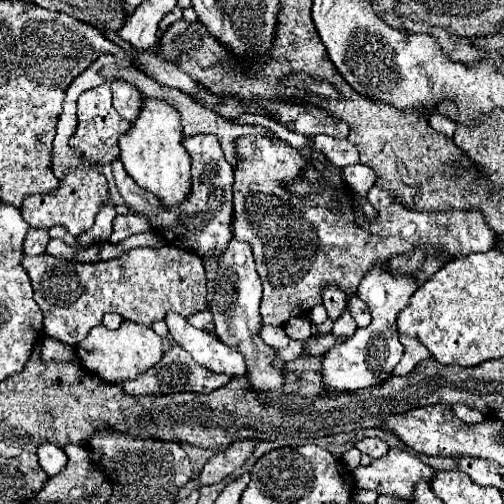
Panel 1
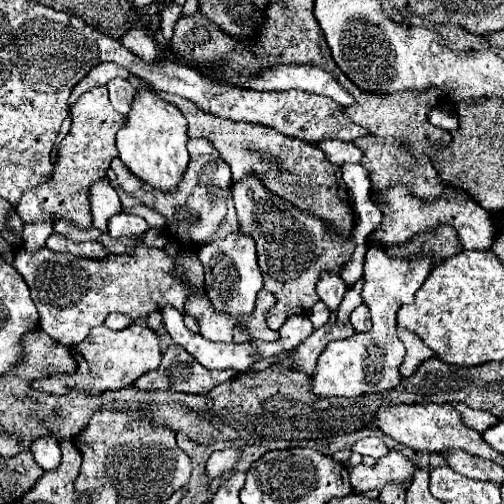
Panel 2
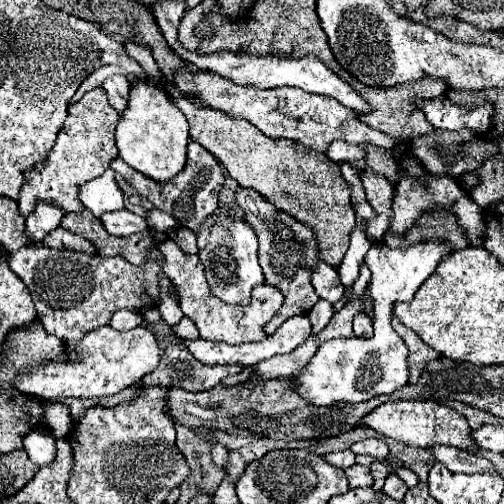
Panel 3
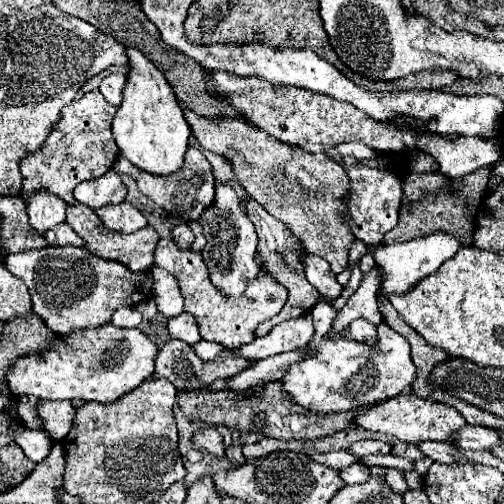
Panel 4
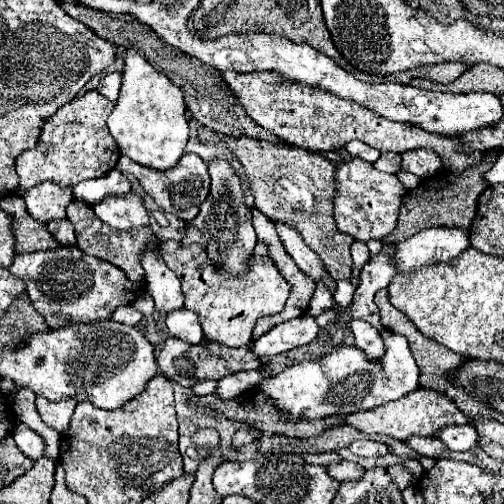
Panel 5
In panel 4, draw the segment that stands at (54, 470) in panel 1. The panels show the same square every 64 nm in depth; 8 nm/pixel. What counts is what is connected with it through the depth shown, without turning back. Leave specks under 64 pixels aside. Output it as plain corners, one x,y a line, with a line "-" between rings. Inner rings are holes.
20,428
20,432
16,432
16,440
14,440
26,454
28,460
32,462
40,462
44,460
52,446
48,440
48,432
44,430
30,430
30,428

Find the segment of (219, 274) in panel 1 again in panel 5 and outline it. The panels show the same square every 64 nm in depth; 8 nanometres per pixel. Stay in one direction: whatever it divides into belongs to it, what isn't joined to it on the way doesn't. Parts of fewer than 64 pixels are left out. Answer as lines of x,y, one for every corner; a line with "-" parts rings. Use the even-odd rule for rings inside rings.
212,158
208,162
208,172
210,172
210,192
200,206
198,216
192,220
192,226
196,226
200,232
206,236
206,248
210,260
224,268
228,276
236,276
248,268
248,256
254,250
256,244
256,232
252,228
252,212
246,206
244,200
244,190
242,190
242,180
240,176
232,170
230,162
224,158

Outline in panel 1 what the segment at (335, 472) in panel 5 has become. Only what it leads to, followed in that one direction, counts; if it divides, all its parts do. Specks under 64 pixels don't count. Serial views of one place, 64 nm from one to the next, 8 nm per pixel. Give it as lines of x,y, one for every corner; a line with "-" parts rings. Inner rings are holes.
390,448
386,456
374,460
370,466
358,466
352,474
356,488
400,496
404,502
410,502
416,482
420,478
432,480
436,470
420,462
412,452

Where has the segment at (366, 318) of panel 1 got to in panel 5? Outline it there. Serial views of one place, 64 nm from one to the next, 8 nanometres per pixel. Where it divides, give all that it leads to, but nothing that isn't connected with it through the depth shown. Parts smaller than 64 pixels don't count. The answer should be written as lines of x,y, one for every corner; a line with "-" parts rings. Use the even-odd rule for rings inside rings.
352,320
350,326
352,326
354,338
356,338
356,346
366,352
366,358
372,360
372,362
382,360
384,342
382,342
380,332
374,326
370,326
368,322
364,322
364,320

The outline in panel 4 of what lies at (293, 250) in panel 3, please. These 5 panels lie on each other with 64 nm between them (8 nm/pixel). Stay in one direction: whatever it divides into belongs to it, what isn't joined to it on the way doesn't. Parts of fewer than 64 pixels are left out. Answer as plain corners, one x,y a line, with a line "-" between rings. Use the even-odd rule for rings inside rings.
246,200
246,214
248,218
252,220
252,224
256,226
256,234
258,234
258,258
260,258
260,264
264,266
264,270
272,272
272,276
284,284
288,288
288,302
284,304
284,308
280,310
280,314
276,314
274,318
268,318
264,322
258,324
256,328
256,336
266,336
274,324
280,324
284,320
292,320
292,318
298,318
306,312
312,310
312,306
318,302
320,294
316,292
316,288
312,288
312,284
308,284
306,276
304,276
304,264
300,260
300,254
304,252
302,248
302,242
280,222
276,220
274,216
270,216
260,204
256,204
254,200

